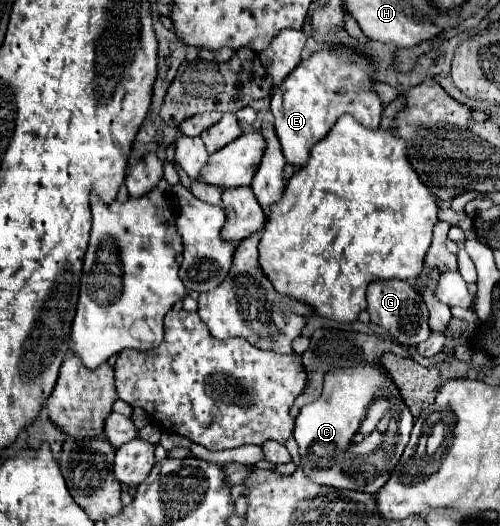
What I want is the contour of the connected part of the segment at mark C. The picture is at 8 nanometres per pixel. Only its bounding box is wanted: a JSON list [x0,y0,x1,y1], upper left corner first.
[294,365,414,495]

